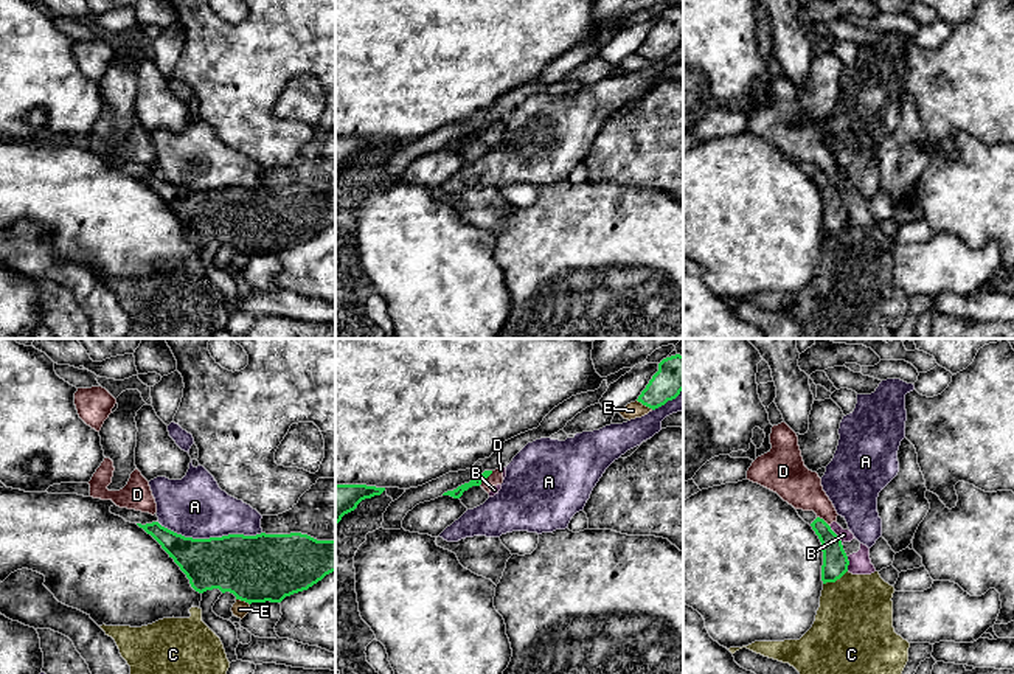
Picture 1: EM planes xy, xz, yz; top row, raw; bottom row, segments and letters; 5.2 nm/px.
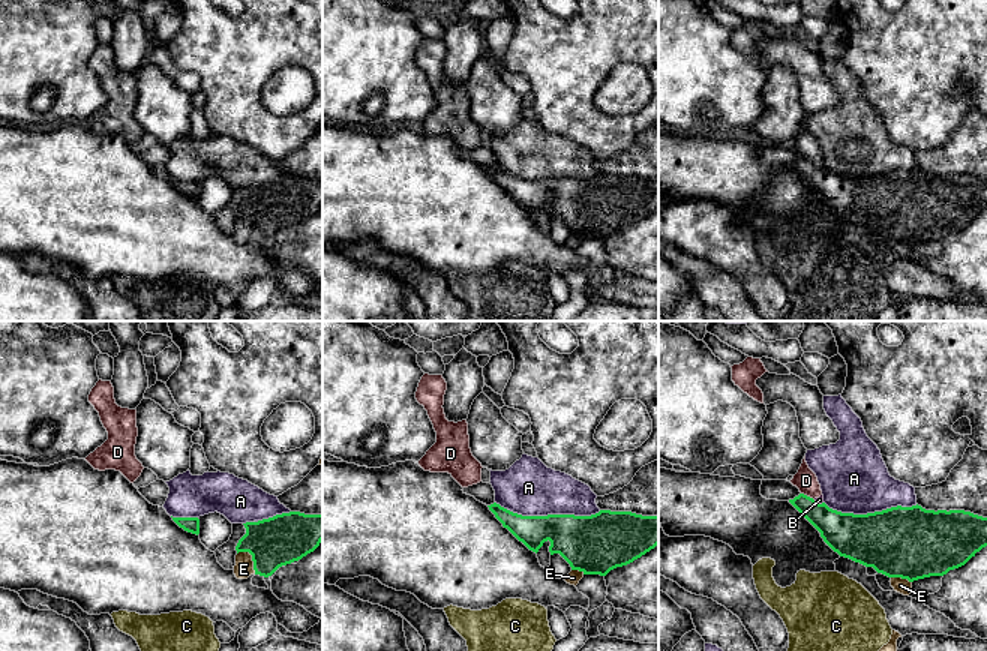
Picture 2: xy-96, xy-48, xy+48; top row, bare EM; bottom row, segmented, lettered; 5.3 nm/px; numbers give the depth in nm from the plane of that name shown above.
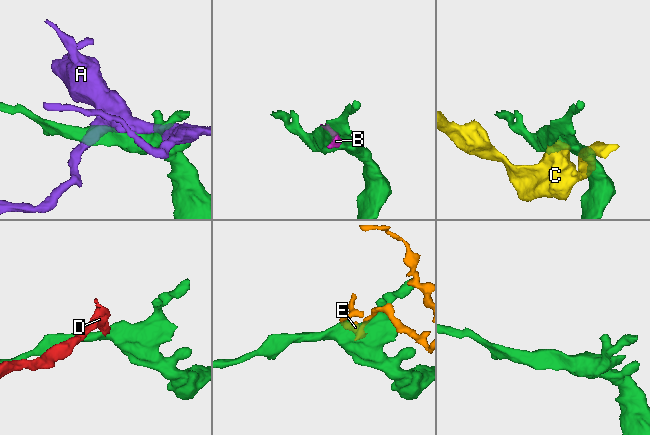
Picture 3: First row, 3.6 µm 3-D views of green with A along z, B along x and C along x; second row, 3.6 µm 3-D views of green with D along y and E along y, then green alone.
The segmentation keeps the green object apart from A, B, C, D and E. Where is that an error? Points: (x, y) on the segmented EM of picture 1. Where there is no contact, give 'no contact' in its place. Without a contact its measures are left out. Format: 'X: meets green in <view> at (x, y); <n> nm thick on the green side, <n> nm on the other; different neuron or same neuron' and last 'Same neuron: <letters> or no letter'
A: meets green in xy at (210, 538); 320 nm thick on the green side, 320 nm on the other; different neuron
B: meets green in yz at (836, 535); 130 nm thick on the green side, 60 nm on the other; different neuron
C: meets green in yz at (834, 581); 130 nm thick on the green side, 400 nm on the other; different neuron
D: meets green in xz at (485, 477); 50 nm thick on the green side, 70 nm on the other; different neuron
E: meets green in xz at (645, 404); 190 nm thick on the green side, 90 nm on the other; different neuron
Same neuron: no letter

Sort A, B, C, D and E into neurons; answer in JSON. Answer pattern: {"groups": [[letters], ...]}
{"groups": [["A"], ["B", "D"], ["C"], ["E"]]}

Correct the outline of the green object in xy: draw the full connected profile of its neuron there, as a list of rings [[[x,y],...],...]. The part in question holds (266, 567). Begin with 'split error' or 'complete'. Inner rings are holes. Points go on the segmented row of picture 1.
complete | [[[158,522],[137,523],[151,534],[174,559],[189,579],[191,587],[203,593],[219,589],[236,599],[252,603],[281,603],[286,596],[307,590],[326,575],[335,572],[335,540],[317,540],[307,534],[228,534],[222,537],[193,539],[177,534]]]

